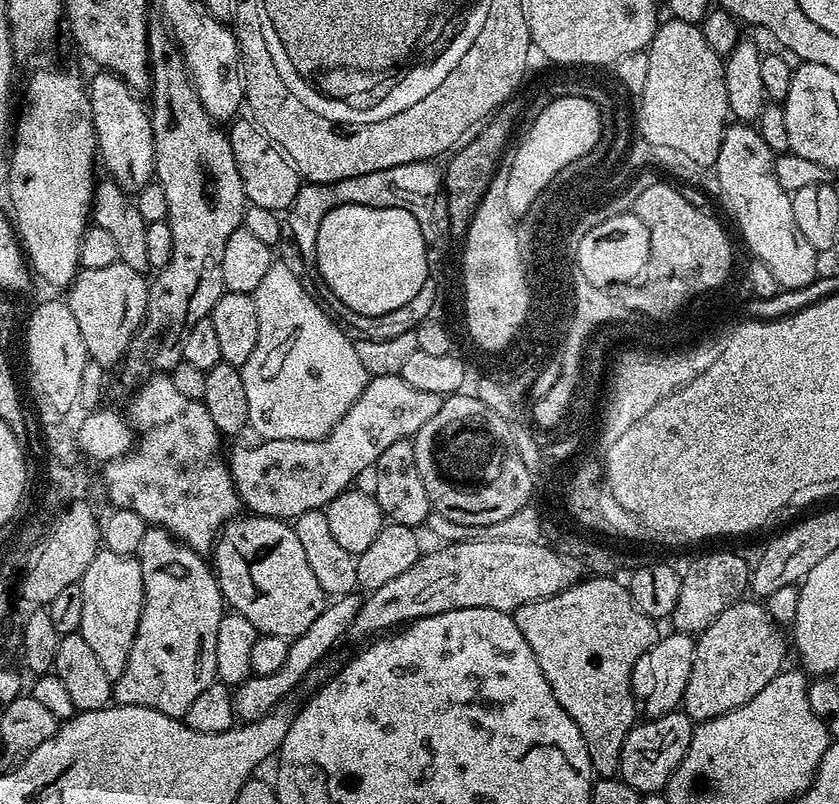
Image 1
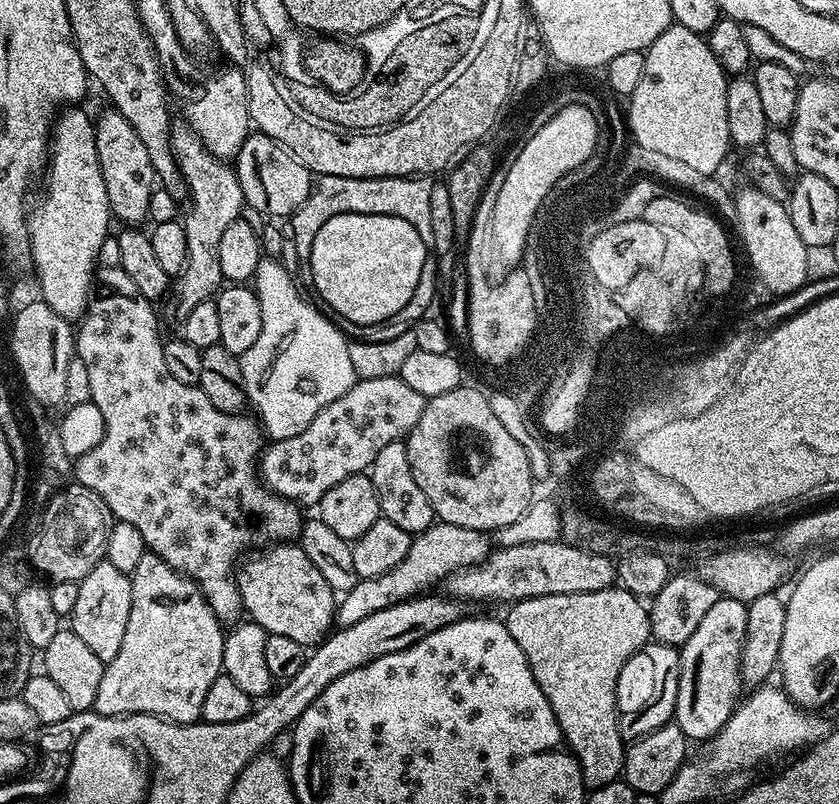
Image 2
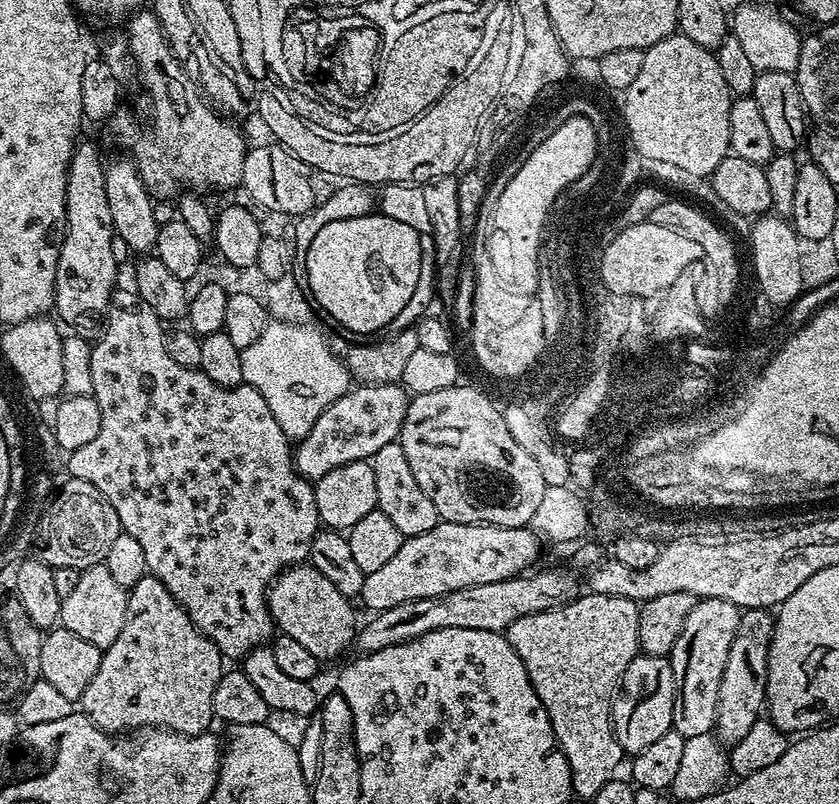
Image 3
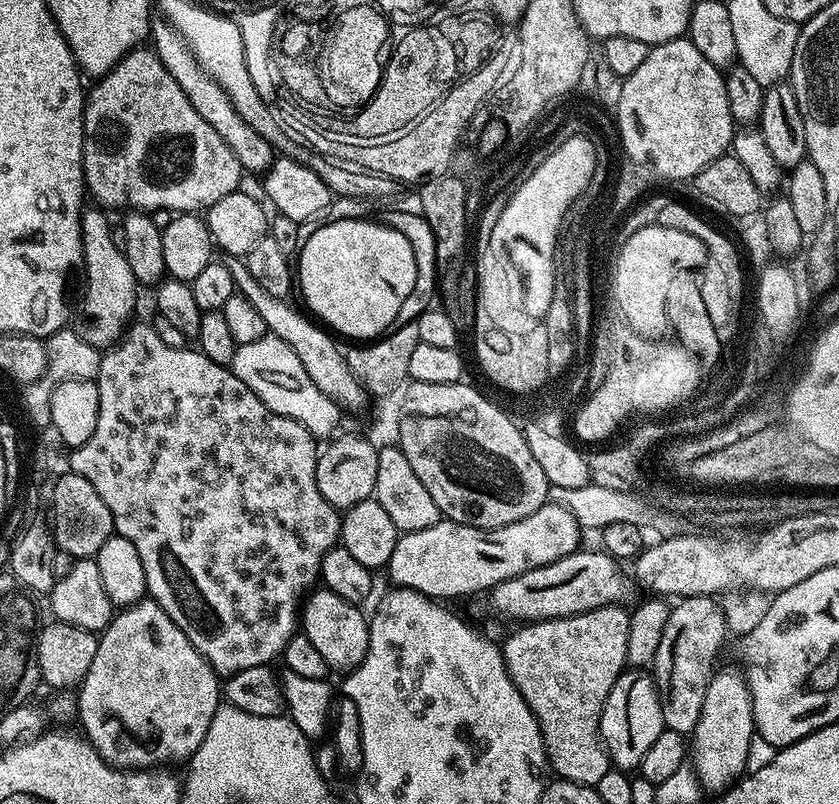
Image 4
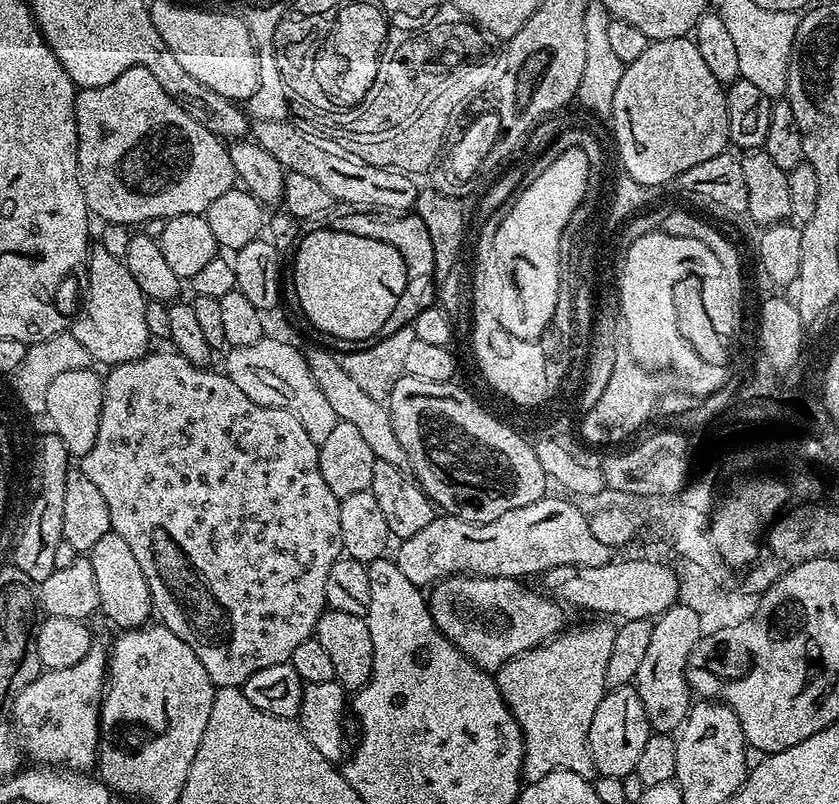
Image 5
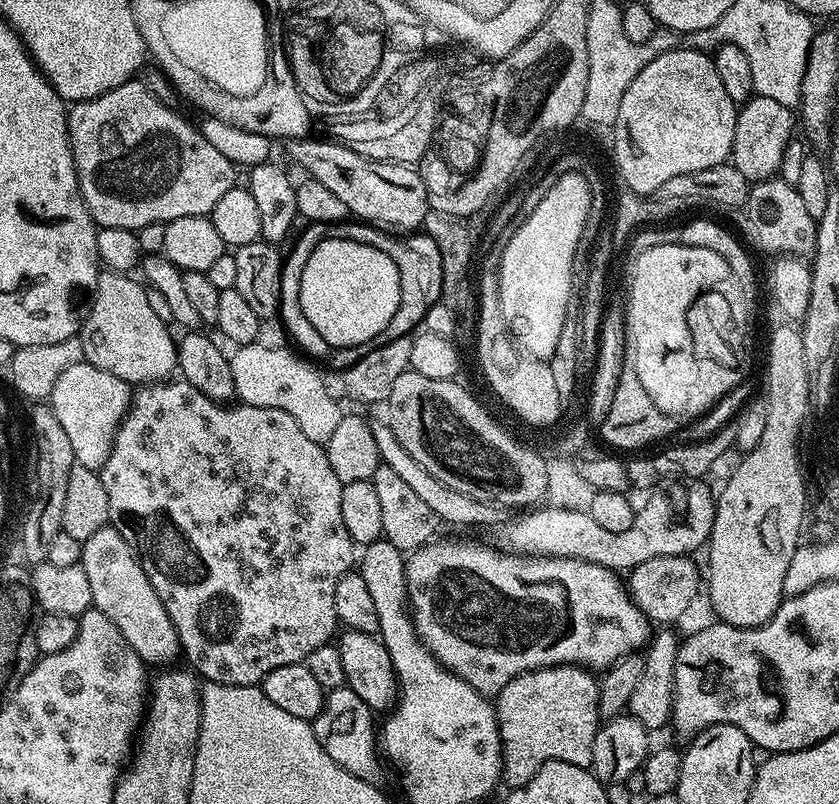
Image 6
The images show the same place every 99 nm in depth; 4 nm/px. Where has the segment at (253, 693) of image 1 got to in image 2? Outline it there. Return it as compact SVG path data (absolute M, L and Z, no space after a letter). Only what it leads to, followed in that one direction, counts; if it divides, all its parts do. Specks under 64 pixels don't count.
M443 522L433 523L425 532L413 539L410 550L394 570L382 574L378 578L357 579L350 591L339 597L336 606L335 623L339 627L354 626L354 622L362 622L369 614L378 614L378 610L386 610L391 604L413 599L427 593L436 583L447 581L458 570L480 564L490 551L490 536L487 532L470 530L466 526L454 526Z

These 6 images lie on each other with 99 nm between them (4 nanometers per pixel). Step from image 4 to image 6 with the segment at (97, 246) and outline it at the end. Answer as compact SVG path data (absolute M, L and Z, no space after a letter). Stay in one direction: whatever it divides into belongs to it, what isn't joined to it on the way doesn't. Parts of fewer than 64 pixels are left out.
M111 270L101 271L95 292L91 293L90 303L86 308L86 315L83 317L78 333L82 342L84 359L87 363L98 366L98 370L106 370L118 378L122 378L130 386L163 382L177 371L176 346L177 341L172 340L168 333L169 325L146 302L146 288L139 279L131 280L133 277L128 274L121 274Z

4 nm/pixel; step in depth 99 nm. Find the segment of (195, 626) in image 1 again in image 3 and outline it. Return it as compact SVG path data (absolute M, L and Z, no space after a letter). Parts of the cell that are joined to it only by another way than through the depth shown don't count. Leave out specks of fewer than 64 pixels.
M145 574L128 592L126 620L122 622L122 630L114 638L114 642L110 642L110 646L103 649L98 672L94 674L94 678L90 678L90 686L86 686L84 696L78 701L78 704L82 709L83 715L88 716L90 722L94 722L94 726L98 726L102 731L109 734L132 734L137 730L159 728L170 732L185 732L188 736L197 736L200 732L209 731L213 727L211 724L214 724L214 717L212 715L214 686L218 686L222 675L220 663L222 663L222 657L219 650L214 646L214 642L210 642L196 629L194 622L188 617L184 607L172 597L170 590L166 590L166 586L162 586L162 582L157 576Z

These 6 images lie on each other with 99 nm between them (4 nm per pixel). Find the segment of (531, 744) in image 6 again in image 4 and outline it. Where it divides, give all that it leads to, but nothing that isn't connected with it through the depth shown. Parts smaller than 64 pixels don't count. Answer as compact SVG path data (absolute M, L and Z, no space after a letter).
M607 604L577 616L528 622L517 627L520 629L508 641L503 641L502 651L508 673L540 723L548 761L561 780L595 786L602 774L610 770L608 751L600 739L600 719L614 682L618 682L628 664L630 612L627 607L620 607L624 606Z

